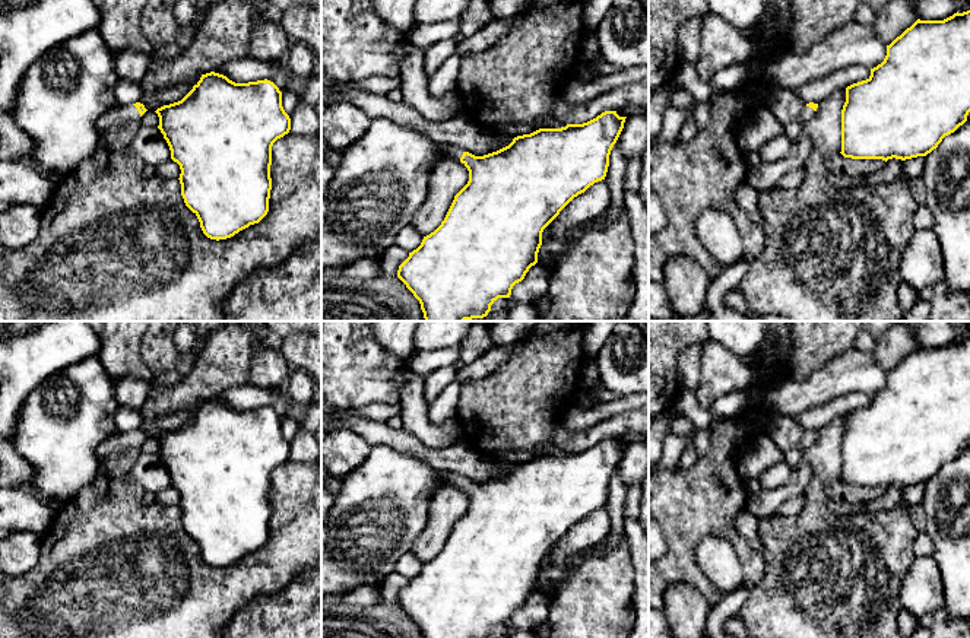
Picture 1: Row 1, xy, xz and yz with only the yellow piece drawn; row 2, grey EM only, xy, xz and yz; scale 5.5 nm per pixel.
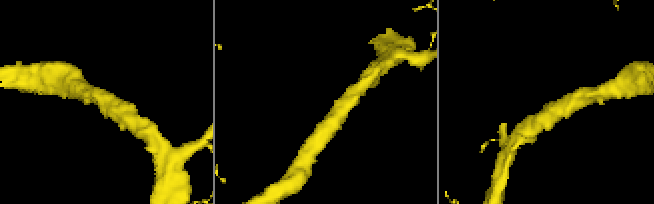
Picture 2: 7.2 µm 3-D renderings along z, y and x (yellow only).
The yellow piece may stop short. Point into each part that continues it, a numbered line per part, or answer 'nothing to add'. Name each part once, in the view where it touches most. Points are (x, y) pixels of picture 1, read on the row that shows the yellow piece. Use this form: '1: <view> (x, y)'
1: xy (117, 114)

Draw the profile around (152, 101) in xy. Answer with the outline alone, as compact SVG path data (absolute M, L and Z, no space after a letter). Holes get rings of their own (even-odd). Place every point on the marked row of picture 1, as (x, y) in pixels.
M194 76L178 85L168 86L156 92L143 92L139 102L143 104L148 111L156 111L164 105L178 102L193 89L194 85L197 85L200 77L202 76Z

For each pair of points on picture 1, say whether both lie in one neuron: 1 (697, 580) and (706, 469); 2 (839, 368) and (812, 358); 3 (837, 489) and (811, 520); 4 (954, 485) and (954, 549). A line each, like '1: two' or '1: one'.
1: one
2: two
3: two
4: one

